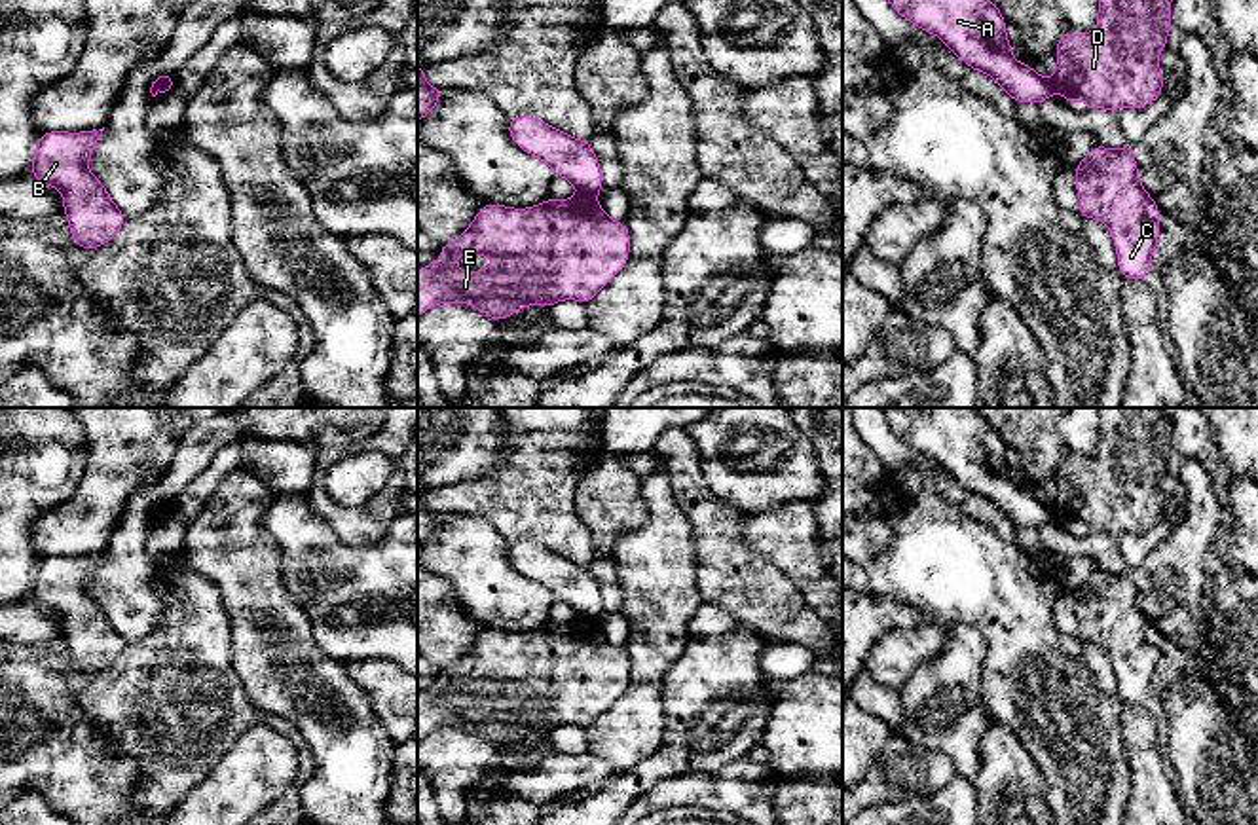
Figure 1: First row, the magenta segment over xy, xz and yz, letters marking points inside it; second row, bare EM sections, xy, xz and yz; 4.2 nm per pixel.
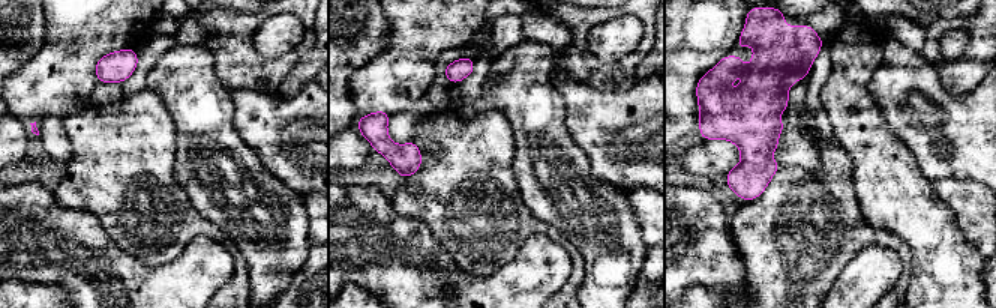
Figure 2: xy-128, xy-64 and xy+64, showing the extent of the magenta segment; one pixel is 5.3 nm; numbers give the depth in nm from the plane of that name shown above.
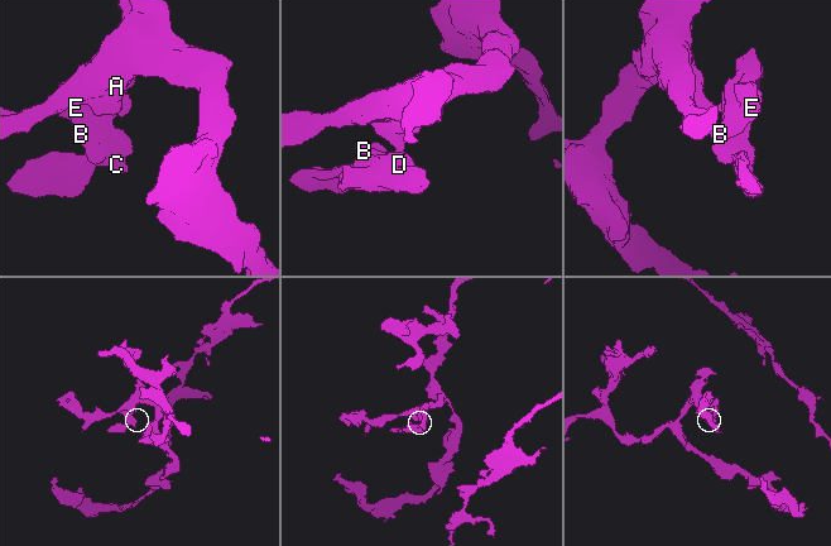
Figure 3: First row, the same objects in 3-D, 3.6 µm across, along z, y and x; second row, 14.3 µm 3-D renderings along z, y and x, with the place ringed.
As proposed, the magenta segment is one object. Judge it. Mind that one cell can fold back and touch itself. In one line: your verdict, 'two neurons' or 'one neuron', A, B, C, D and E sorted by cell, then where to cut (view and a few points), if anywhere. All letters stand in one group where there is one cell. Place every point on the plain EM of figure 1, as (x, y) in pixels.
two neurons; groups A / B C D E; cut xz (579, 617), (596, 621)

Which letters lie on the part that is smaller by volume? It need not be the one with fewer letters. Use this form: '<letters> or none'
B, C, D, E

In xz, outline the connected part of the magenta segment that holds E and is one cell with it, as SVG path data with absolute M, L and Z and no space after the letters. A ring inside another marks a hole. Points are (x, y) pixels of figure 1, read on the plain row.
M577 618L565 626L548 622L541 630L518 635L486 628L465 658L440 671L442 683L417 698L417 742L436 728L469 728L493 745L509 743L527 730L550 732L562 724L588 728L630 681L630 656L611 645L594 618ZM490 681L493 692L461 696L453 683Z

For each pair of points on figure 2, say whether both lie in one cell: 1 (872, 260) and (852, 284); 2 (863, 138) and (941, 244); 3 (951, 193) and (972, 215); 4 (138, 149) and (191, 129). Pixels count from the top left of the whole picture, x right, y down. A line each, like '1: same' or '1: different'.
1: same
2: same
3: same
4: different

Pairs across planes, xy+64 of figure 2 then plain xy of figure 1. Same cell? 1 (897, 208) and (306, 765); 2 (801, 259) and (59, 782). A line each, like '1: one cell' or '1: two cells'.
1: two cells
2: two cells

